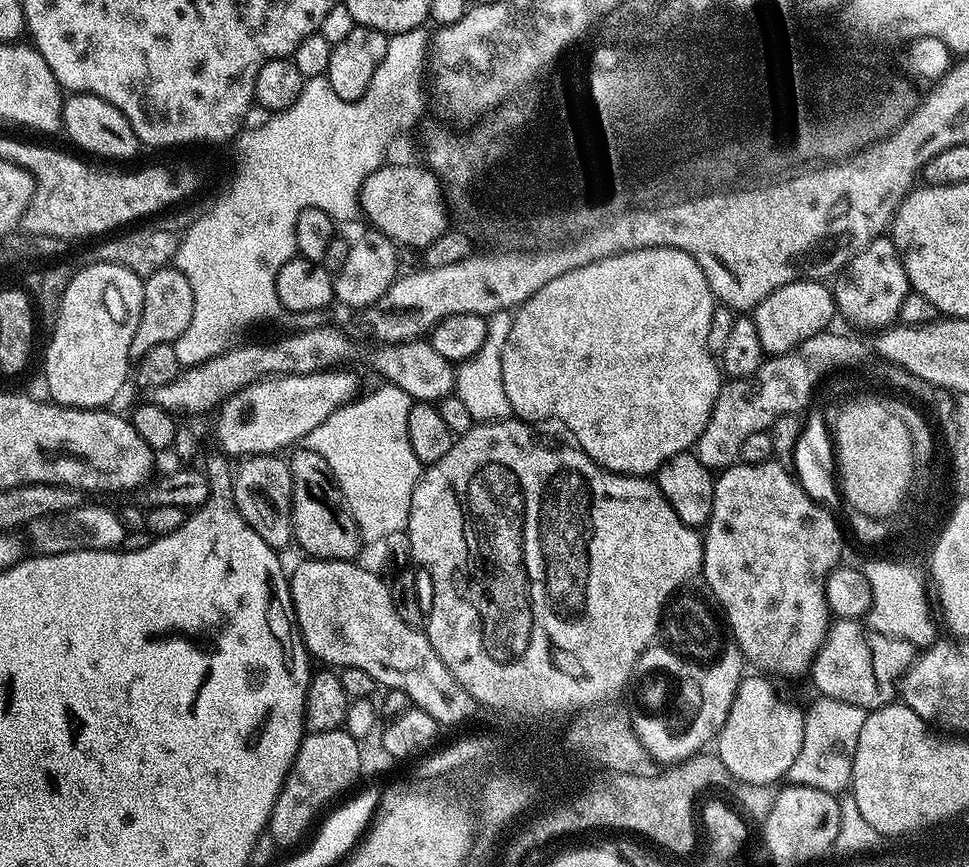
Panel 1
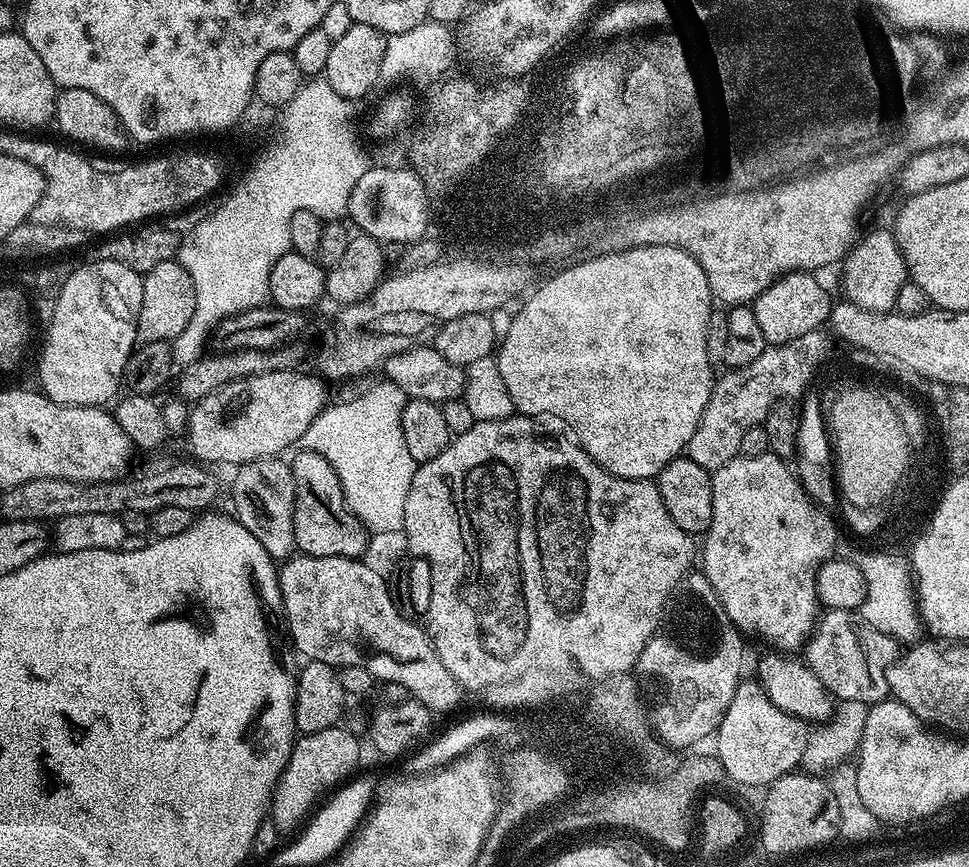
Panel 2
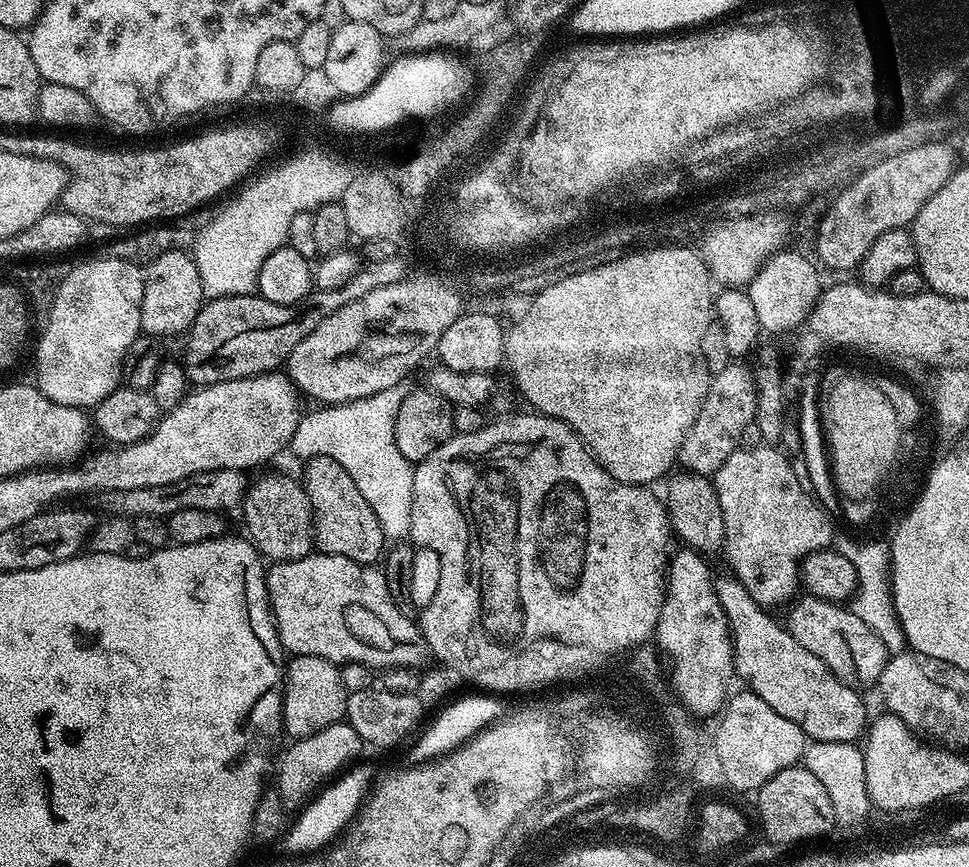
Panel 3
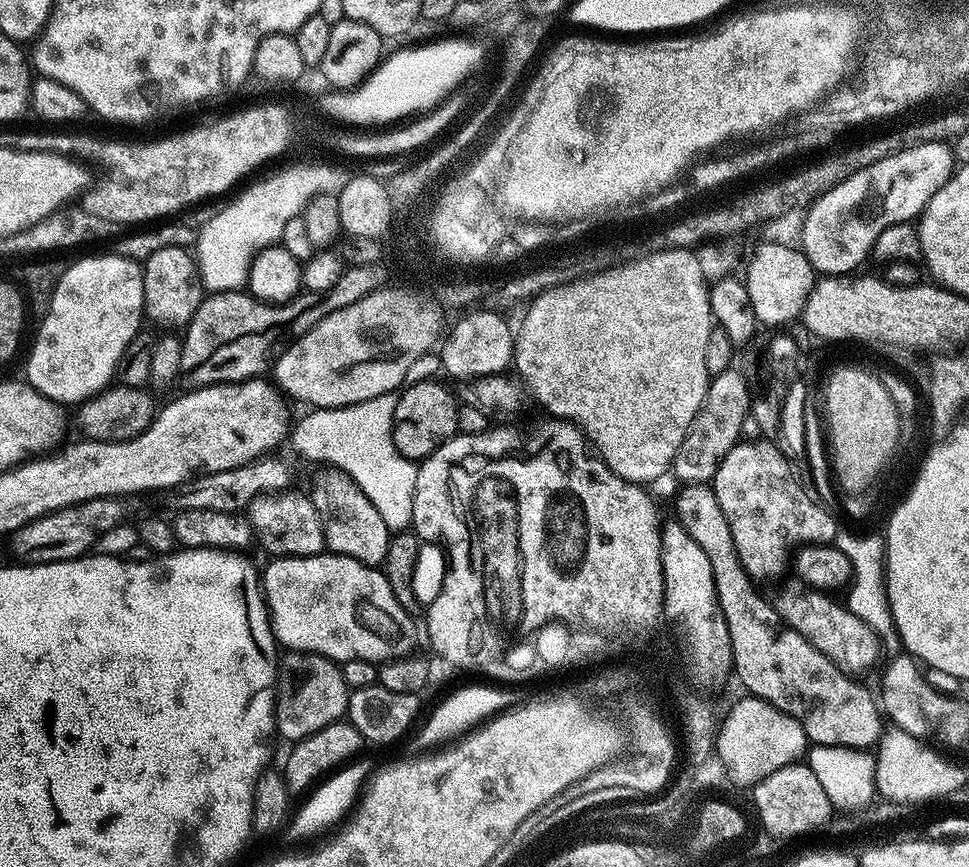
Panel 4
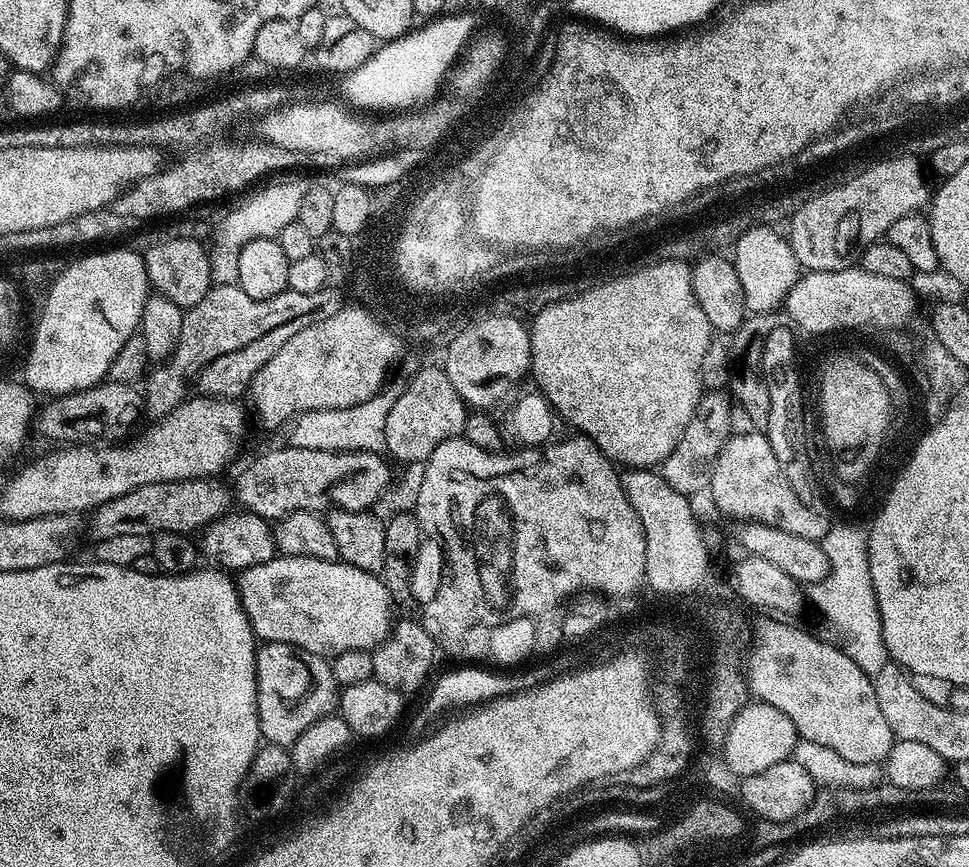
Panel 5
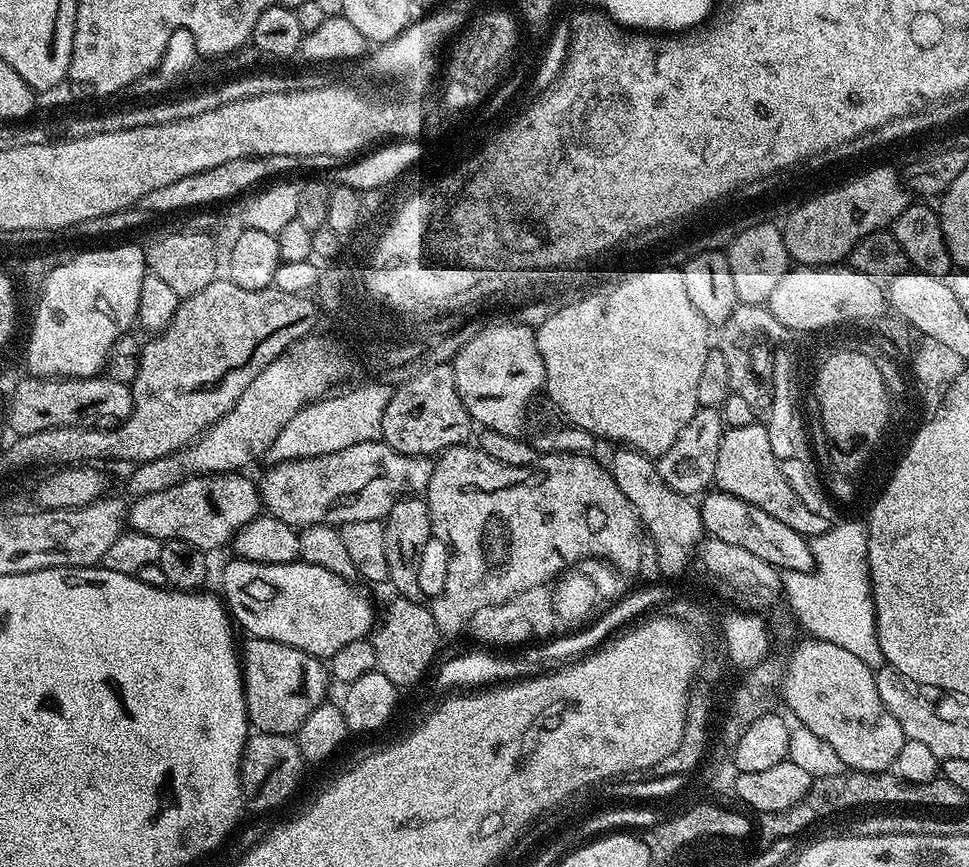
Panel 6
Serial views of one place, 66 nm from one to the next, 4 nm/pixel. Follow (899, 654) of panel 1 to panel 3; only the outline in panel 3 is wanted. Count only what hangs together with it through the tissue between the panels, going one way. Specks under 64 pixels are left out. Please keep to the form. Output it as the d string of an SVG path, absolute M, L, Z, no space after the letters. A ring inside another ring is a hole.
M804 594L788 610L786 627L789 634L798 642L798 646L806 646L814 658L822 658L824 665L843 684L857 690L865 690L871 684L872 687L879 685L880 675L890 655L888 647L882 638L878 638L878 634L874 634L874 630L870 630L870 626L866 626L866 622L862 622L862 618L858 618L858 614L852 612L851 607Z

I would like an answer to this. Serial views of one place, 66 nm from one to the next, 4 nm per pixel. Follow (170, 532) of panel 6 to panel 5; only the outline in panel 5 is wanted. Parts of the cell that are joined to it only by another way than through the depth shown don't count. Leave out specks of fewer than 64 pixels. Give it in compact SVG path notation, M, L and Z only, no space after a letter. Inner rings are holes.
M205 478L203 480L171 480L170 482L154 482L153 484L147 484L146 486L138 486L134 490L130 490L126 494L122 494L118 498L114 498L110 502L106 502L102 506L98 506L91 513L90 519L92 521L88 524L88 532L93 536L93 541L99 542L105 540L106 538L114 538L117 534L138 534L139 536L154 537L157 536L160 532L182 532L185 534L196 534L201 530L208 527L209 524L212 524L217 520L219 516L225 515L233 507L234 496L230 491L229 485L228 488L224 484L219 484L221 481L216 478Z

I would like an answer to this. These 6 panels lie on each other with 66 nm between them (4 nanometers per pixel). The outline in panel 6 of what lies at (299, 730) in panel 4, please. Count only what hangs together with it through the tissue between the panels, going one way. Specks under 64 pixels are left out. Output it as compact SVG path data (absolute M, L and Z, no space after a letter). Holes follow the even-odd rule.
M255 638L245 639L245 644L242 644L242 675L244 678L244 701L246 702L246 710L248 711L248 722L249 725L256 732L269 732L270 734L278 734L279 736L292 736L293 734L299 733L302 722L306 722L306 718L310 718L310 714L319 704L325 703L326 697L324 696L328 692L328 684L330 685L330 676L324 668L319 659L310 654L306 654L302 650L298 650L294 646L289 644L283 644L282 642L274 642L273 640L258 640Z

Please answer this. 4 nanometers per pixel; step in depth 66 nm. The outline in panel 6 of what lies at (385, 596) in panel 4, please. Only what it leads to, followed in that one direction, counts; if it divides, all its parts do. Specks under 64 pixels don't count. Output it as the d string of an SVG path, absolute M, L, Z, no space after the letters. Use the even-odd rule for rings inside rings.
M239 558L224 568L224 592L222 600L231 619L248 631L249 637L273 640L294 646L317 658L330 658L355 640L365 639L373 631L372 604L364 592L355 588L352 580L343 580L338 574L330 574L322 566L297 562L295 564L259 564Z

